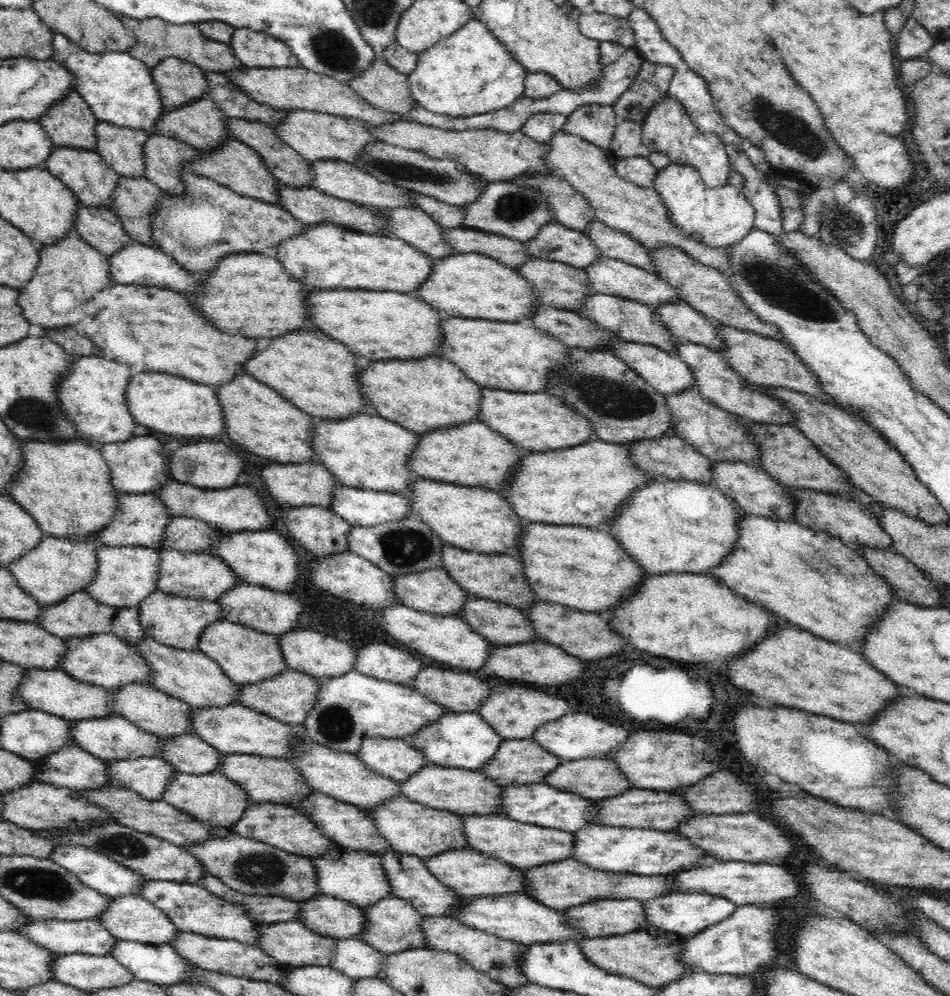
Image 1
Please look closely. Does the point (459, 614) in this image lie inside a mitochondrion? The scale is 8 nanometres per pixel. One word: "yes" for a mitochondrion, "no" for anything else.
no

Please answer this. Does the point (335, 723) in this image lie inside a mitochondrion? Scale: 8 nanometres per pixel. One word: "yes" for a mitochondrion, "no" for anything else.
yes

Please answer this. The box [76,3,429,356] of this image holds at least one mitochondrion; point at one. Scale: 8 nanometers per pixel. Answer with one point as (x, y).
(331, 47)

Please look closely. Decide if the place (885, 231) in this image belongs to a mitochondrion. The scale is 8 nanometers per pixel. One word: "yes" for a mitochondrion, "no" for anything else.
no

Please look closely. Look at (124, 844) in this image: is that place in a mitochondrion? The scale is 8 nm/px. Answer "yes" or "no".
yes

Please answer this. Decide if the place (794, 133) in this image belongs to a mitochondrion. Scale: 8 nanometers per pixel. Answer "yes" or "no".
yes

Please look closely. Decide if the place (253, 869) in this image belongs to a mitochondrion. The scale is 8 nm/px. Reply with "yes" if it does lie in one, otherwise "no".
yes

